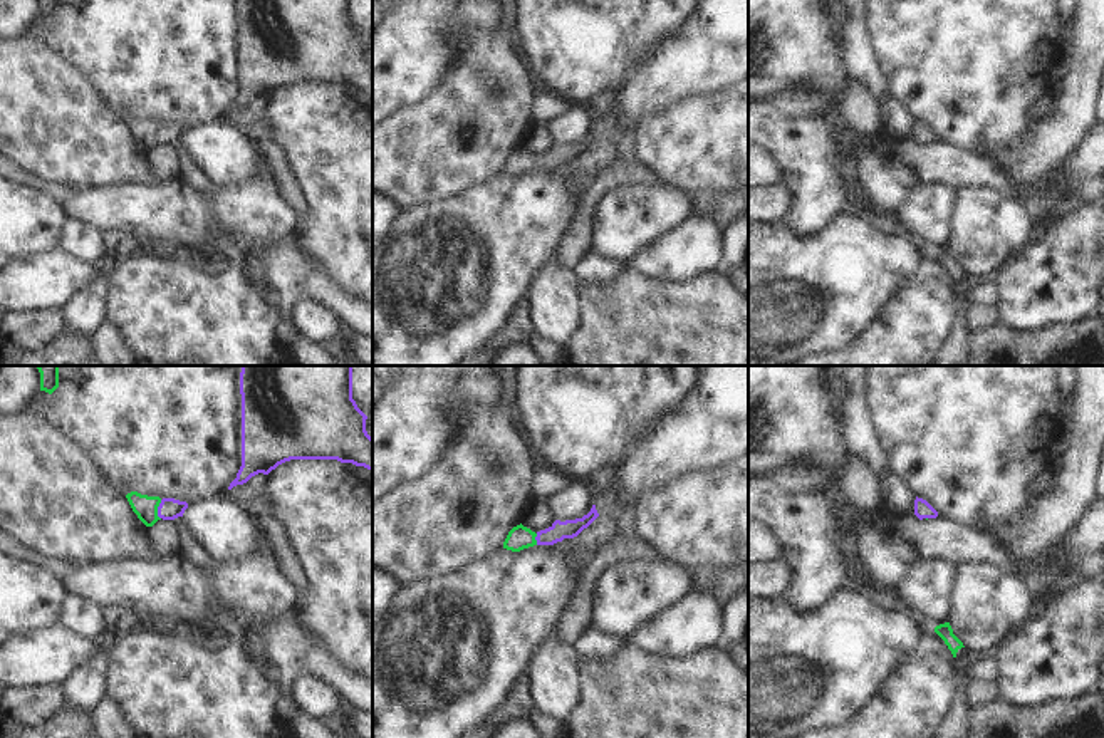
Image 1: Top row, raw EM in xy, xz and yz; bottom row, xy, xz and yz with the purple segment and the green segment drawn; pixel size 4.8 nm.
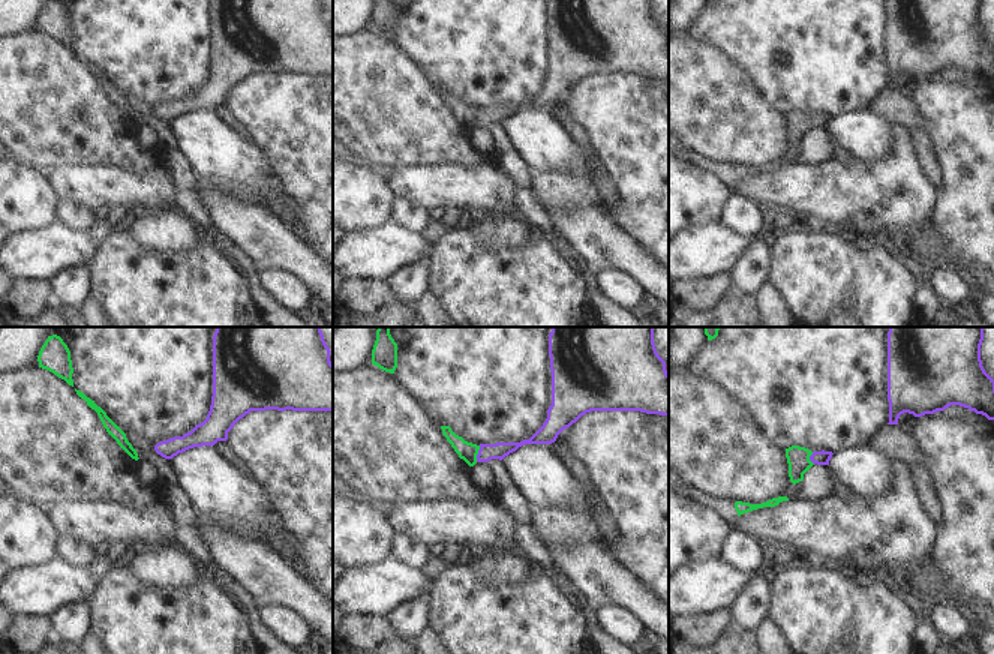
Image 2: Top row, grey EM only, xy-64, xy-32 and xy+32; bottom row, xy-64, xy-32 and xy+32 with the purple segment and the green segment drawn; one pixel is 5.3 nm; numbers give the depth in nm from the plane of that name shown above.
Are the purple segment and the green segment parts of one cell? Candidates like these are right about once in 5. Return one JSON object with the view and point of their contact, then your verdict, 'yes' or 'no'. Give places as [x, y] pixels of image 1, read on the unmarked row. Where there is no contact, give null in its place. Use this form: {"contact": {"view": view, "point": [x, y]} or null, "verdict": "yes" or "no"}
{"contact": {"view": "xy", "point": [158, 135]}, "verdict": "yes"}

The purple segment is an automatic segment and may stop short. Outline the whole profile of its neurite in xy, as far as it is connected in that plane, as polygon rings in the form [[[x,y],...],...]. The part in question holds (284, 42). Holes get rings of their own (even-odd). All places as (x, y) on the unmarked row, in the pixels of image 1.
[[[240,0],[242,91],[228,114],[290,84],[337,84],[372,94],[367,40],[352,23],[352,0]]]

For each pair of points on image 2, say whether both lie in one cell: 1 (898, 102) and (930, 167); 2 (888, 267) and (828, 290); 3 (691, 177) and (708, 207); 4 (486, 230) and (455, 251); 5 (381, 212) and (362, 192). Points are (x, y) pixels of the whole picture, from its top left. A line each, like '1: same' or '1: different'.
1: same
2: same
3: same
4: different
5: same

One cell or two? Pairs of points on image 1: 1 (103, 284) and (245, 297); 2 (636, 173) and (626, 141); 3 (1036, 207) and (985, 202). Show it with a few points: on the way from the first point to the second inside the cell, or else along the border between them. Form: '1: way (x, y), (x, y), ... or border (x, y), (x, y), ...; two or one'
1: border (109, 275), (109, 316), (106, 319); two
2: way (633, 165), (626, 150); one
3: border (1024, 207), (1034, 222); two

